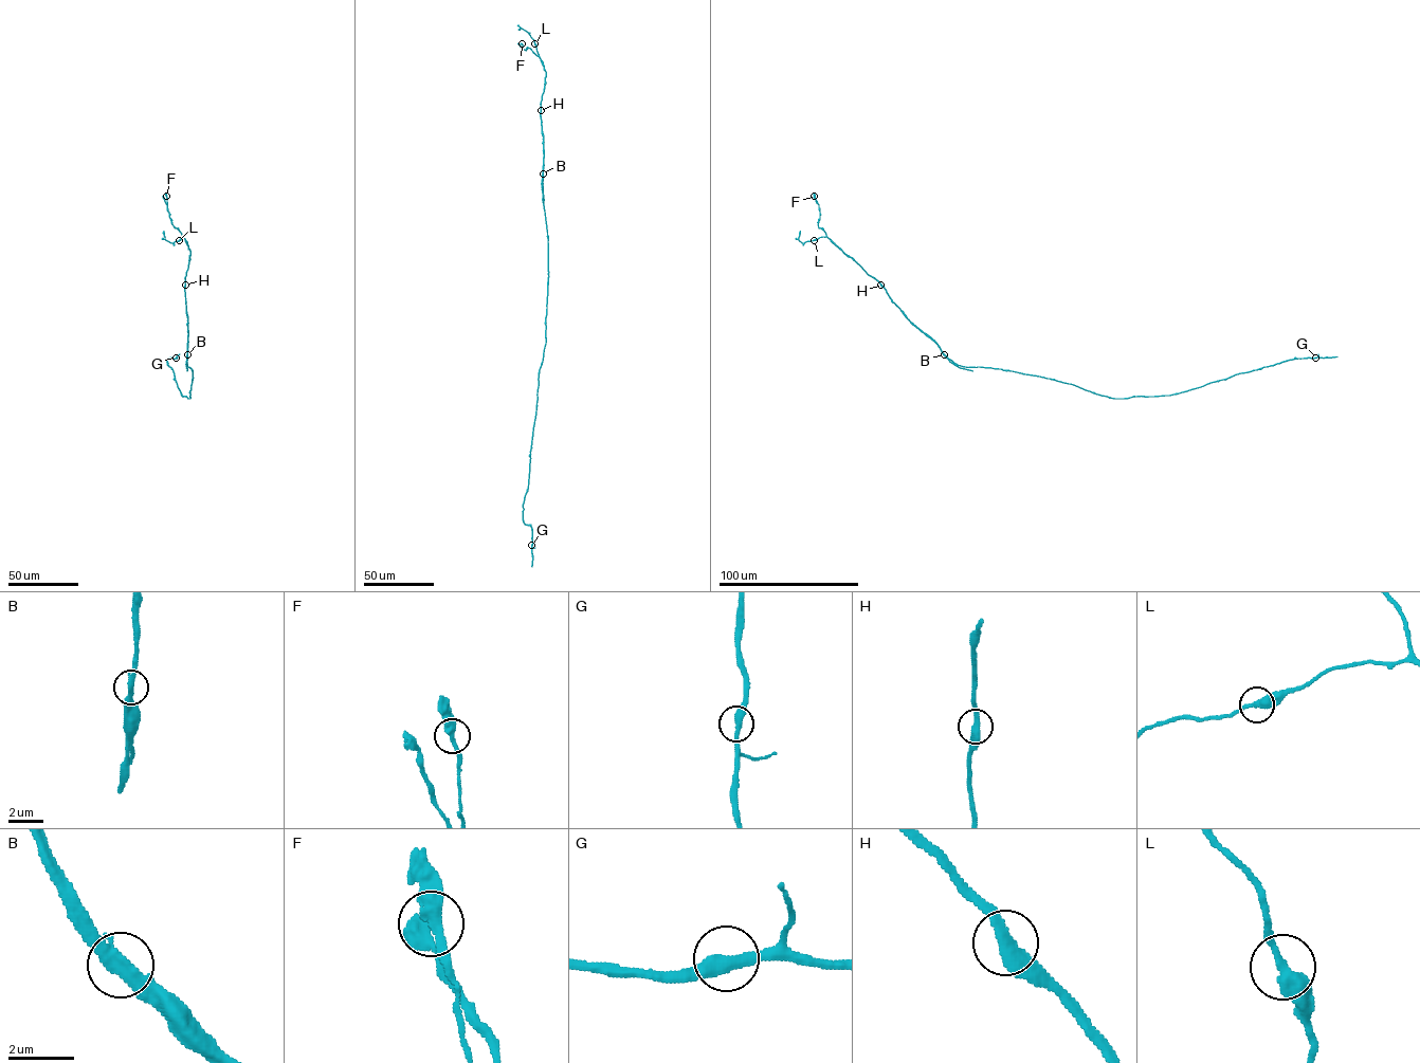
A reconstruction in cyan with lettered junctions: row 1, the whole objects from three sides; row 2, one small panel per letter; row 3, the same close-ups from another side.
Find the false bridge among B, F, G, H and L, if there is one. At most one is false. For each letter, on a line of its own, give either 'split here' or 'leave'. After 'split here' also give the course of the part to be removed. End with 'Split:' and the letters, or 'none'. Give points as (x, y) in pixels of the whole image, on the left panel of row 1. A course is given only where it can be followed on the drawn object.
B: split here; foreign part runs (187, 354), (186, 312)
F: leave
G: leave
H: leave
L: leave
Split: B

